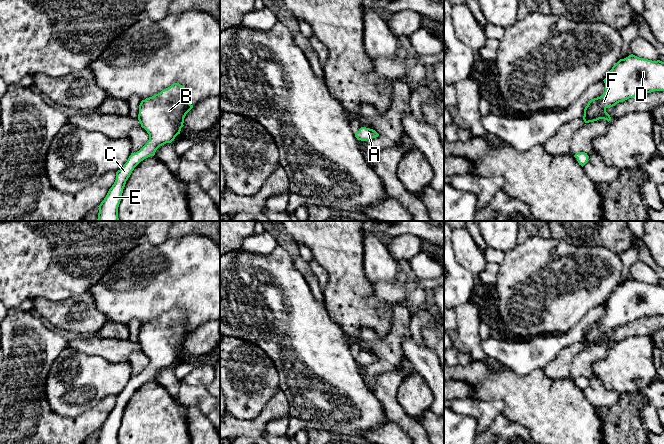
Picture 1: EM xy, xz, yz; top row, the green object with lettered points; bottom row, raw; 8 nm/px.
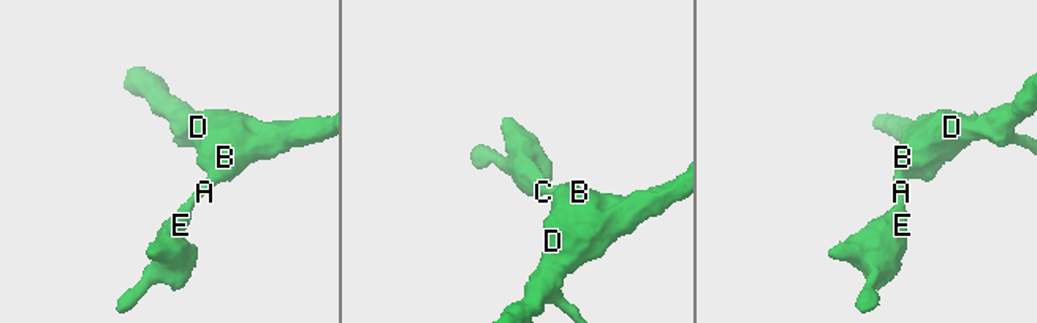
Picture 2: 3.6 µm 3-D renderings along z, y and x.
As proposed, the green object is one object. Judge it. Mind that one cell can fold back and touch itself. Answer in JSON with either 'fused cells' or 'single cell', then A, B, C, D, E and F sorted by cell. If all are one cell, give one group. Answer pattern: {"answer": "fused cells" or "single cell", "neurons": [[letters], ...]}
{"answer": "single cell", "neurons": [["A", "B", "C", "D", "E", "F"]]}

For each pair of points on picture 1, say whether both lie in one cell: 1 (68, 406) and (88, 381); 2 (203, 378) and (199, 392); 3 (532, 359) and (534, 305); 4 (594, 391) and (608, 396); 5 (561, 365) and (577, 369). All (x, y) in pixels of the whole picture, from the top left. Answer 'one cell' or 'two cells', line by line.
1: one cell
2: two cells
3: two cells
4: one cell
5: two cells

